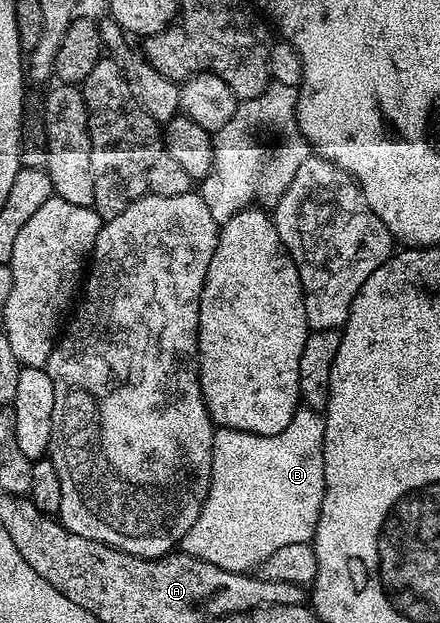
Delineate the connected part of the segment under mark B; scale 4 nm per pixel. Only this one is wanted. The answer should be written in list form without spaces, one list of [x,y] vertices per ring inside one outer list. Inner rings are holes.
[[[299,409],[292,417],[288,429],[284,429],[275,435],[257,435],[256,433],[248,433],[240,429],[228,429],[227,427],[217,428],[214,432],[214,440],[212,441],[212,477],[210,478],[208,497],[200,509],[200,517],[196,517],[196,525],[192,525],[192,529],[188,529],[188,533],[182,538],[180,544],[181,550],[192,557],[200,557],[212,565],[220,565],[220,569],[250,573],[255,569],[261,568],[262,564],[268,561],[268,557],[272,557],[272,553],[276,553],[276,549],[284,549],[284,545],[310,543],[316,533],[316,525],[322,512],[322,502],[324,501],[324,493],[326,492],[326,482],[324,481],[325,432],[325,418],[319,412],[309,409]]]

